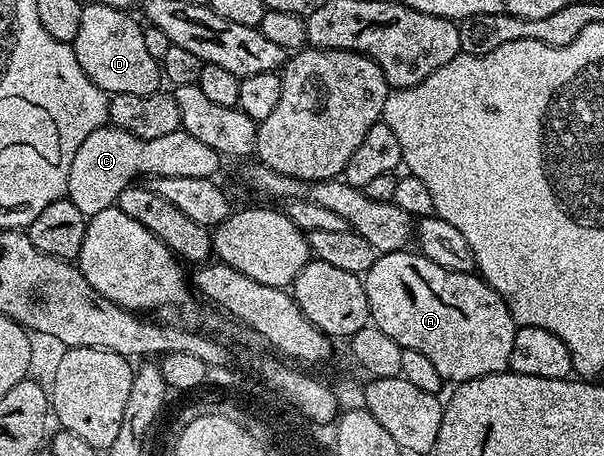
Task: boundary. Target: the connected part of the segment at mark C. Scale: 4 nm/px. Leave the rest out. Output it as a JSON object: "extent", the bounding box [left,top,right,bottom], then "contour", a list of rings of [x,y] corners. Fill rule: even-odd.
{"extent":[67,125,222,218],"contour":[[[114,125],[98,127],[84,138],[69,167],[67,199],[88,218],[113,207],[120,192],[137,180],[156,177],[215,177],[222,157],[187,131],[178,129],[161,138],[140,139]]]}

